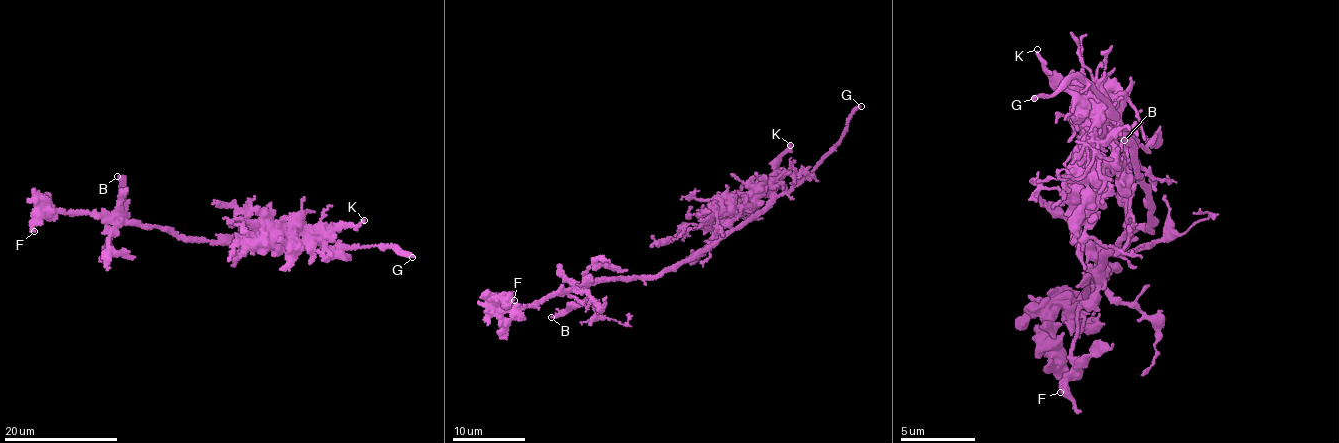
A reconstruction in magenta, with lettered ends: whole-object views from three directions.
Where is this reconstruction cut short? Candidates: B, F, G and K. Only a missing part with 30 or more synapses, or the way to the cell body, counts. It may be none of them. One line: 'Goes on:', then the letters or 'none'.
Goes on: G

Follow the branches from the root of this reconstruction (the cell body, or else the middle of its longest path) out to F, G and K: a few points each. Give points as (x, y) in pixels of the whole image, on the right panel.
F: (1154, 208), (1146, 233), (1116, 240), (1081, 280), (1082, 303), (1058, 341), (1060, 392)
G: (1154, 208), (1121, 122), (1087, 81), (1070, 78), (1034, 98)
K: (1154, 208), (1147, 200), (1148, 178), (1099, 96), (1089, 94), (1085, 100), (1053, 89), (1037, 49)

